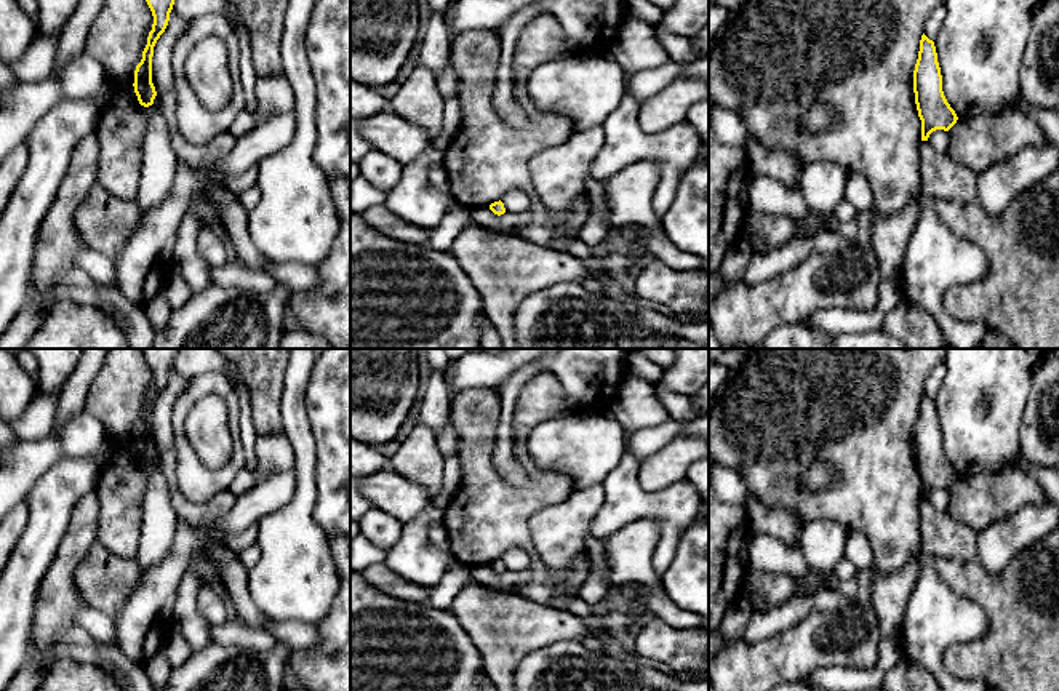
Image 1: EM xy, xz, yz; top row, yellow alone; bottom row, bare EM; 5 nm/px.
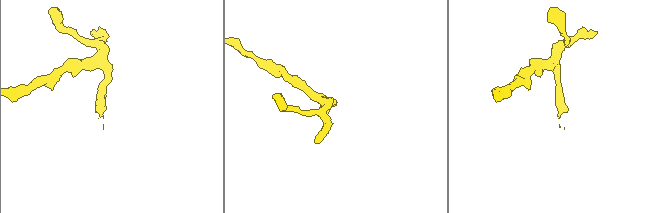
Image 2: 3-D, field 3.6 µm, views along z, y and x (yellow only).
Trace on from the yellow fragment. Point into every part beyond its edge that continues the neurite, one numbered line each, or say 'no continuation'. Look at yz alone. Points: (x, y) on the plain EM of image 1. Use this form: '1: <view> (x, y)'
1: yz (941, 535)

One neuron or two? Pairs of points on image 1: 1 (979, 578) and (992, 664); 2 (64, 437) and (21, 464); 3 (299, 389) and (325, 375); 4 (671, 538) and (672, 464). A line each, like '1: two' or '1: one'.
1: one
2: one
3: two
4: two

